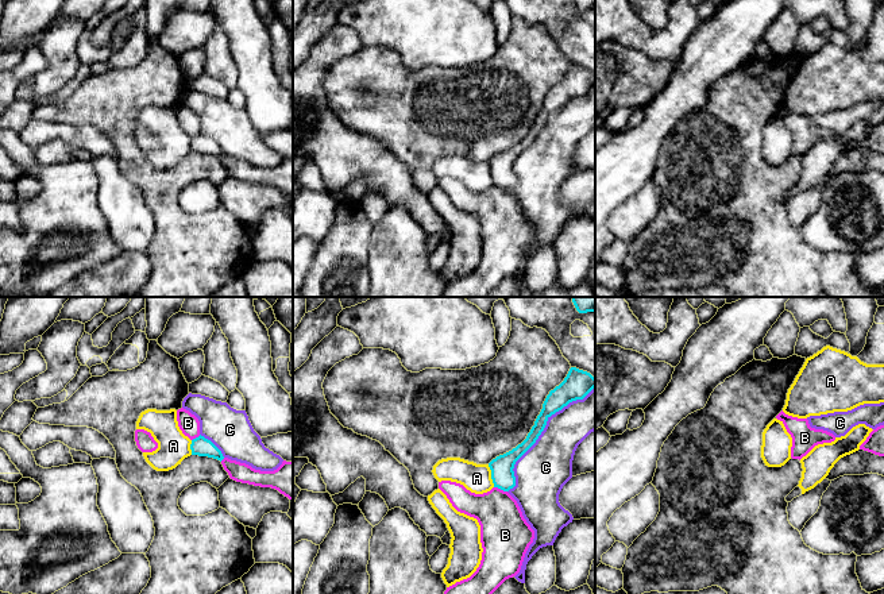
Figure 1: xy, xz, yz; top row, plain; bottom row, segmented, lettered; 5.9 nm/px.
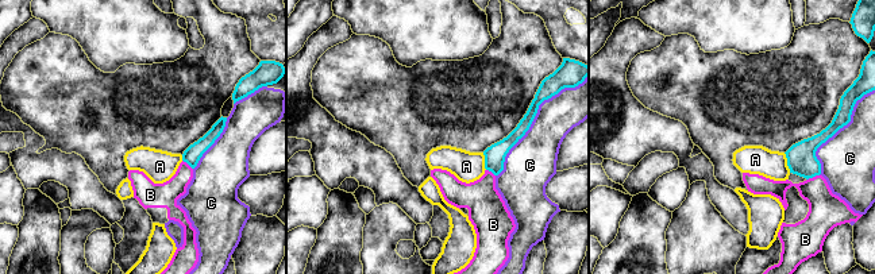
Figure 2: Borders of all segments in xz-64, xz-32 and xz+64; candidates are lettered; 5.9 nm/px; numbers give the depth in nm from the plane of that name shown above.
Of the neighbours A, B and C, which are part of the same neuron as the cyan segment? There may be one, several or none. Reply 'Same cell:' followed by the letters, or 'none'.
Same cell: none

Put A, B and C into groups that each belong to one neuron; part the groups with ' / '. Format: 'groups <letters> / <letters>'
groups A / B / C

